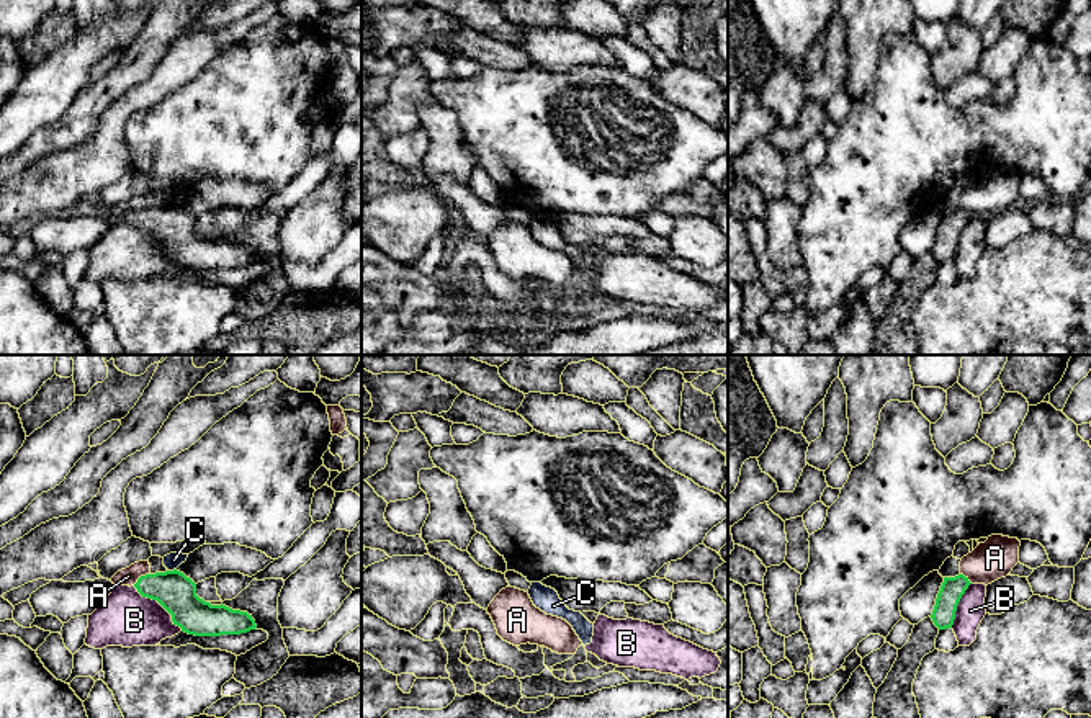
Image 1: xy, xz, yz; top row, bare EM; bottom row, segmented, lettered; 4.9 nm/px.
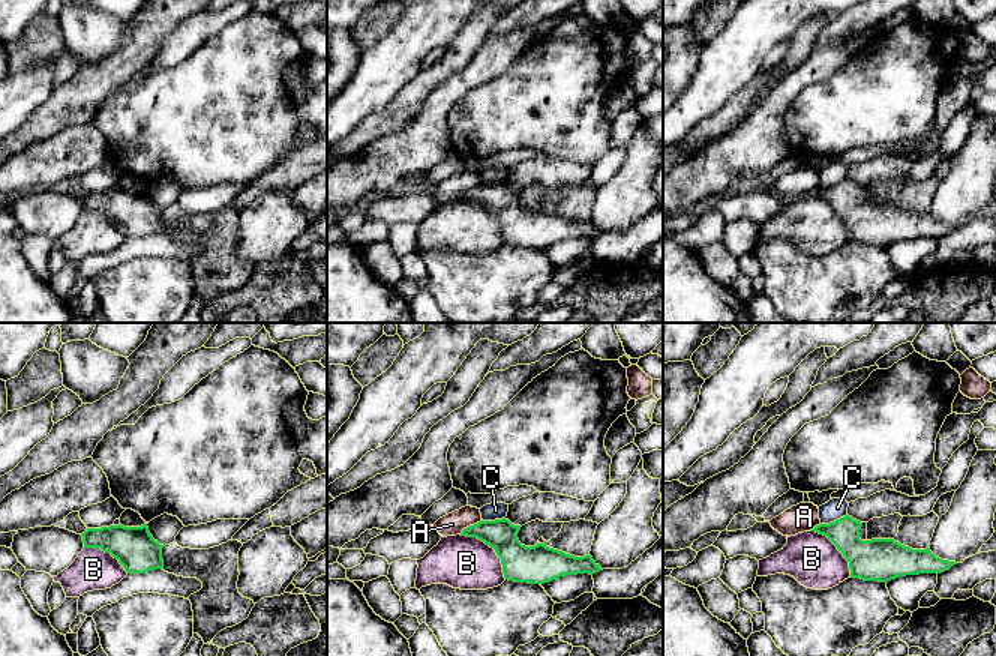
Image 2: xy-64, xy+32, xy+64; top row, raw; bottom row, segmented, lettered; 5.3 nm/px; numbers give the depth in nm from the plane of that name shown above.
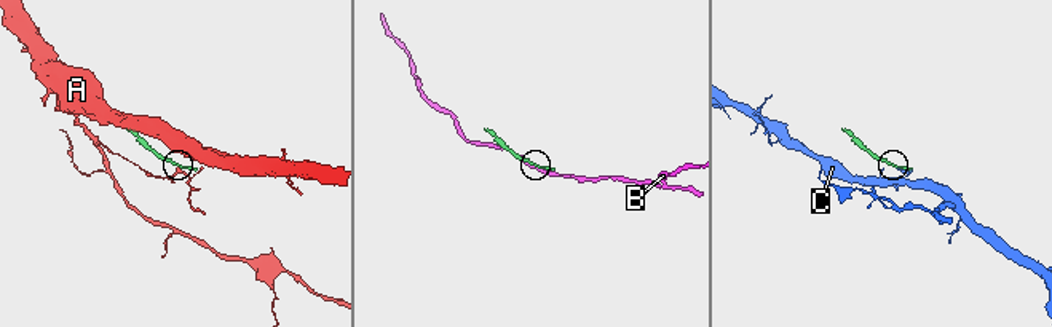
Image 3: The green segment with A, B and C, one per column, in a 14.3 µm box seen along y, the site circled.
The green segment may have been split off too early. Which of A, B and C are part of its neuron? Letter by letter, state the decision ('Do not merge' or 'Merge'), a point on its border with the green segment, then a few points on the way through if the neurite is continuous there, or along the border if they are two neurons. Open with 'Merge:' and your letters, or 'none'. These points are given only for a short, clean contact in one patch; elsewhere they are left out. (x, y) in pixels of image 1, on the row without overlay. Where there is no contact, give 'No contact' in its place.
Merge: none
A: Do not merge. Touches green at xy (141, 210). Boundary: xy (149, 206), (133, 218)
B: Do not merge. Touches green at xy (159, 236)
C: Do not merge. Touches green at xy (174, 203). Boundary: xy (175, 201), (169, 205)

